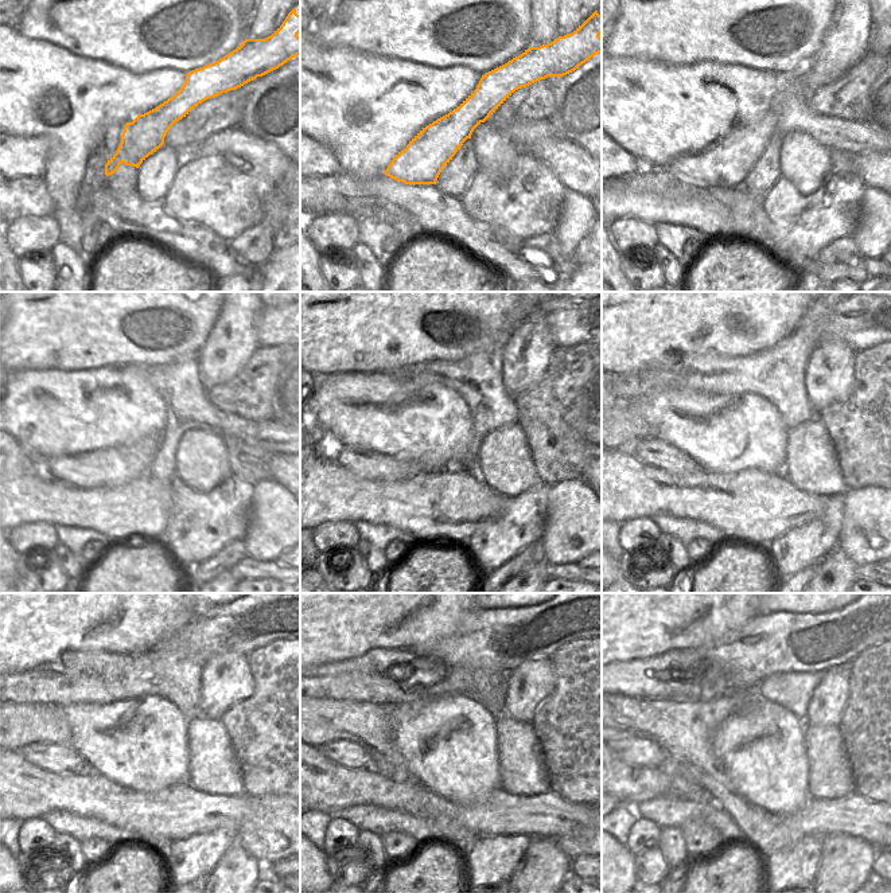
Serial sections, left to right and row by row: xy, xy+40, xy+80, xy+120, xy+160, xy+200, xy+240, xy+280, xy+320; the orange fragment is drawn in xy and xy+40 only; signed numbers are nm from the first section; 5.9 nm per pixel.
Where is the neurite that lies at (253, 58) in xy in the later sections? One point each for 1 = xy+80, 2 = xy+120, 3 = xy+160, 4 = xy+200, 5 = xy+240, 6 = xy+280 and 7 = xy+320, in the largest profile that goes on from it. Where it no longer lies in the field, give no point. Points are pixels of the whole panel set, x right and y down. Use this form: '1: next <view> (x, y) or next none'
1: next xy+80 (726, 163)
2: next xy+120 (117, 466)
3: next xy+160 (366, 464)
4: next xy+200 (652, 452)
5: next xy+240 (54, 757)
6: next xy+280 (346, 753)
7: next xy+320 (642, 752)

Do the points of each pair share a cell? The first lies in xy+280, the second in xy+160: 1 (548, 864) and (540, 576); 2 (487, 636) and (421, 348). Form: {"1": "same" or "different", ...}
{"1": "same", "2": "different"}

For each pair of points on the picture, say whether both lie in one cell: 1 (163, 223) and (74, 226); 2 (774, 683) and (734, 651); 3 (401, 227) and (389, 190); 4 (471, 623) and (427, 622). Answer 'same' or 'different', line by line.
1: different
2: different
3: different
4: different

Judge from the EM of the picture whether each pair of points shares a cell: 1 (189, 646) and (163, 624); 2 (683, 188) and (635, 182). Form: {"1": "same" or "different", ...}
{"1": "different", "2": "same"}

